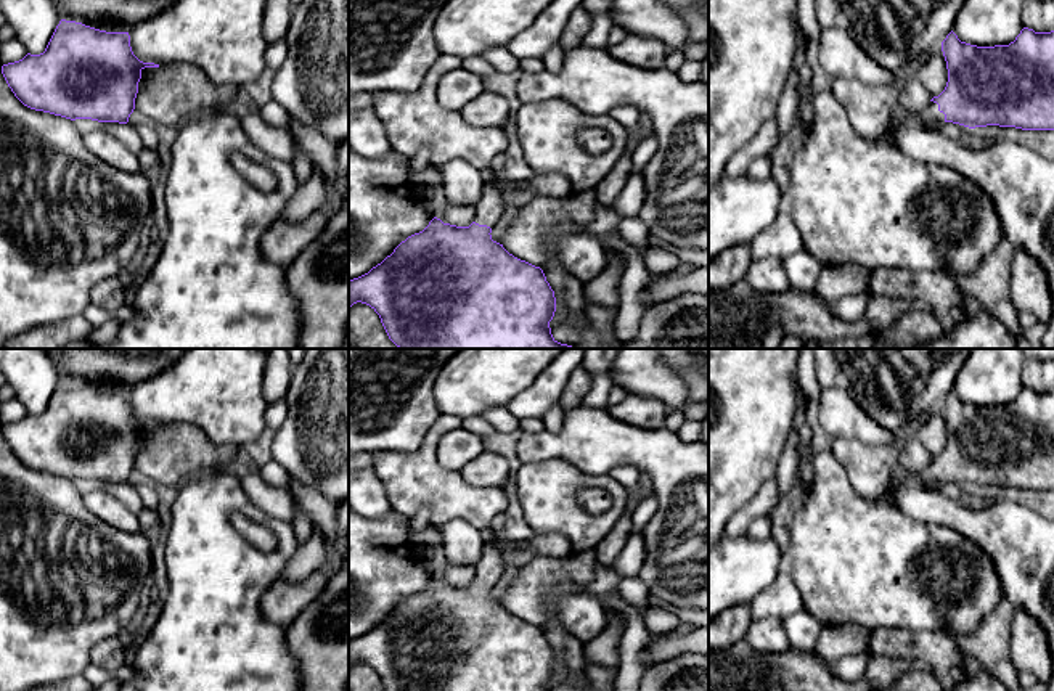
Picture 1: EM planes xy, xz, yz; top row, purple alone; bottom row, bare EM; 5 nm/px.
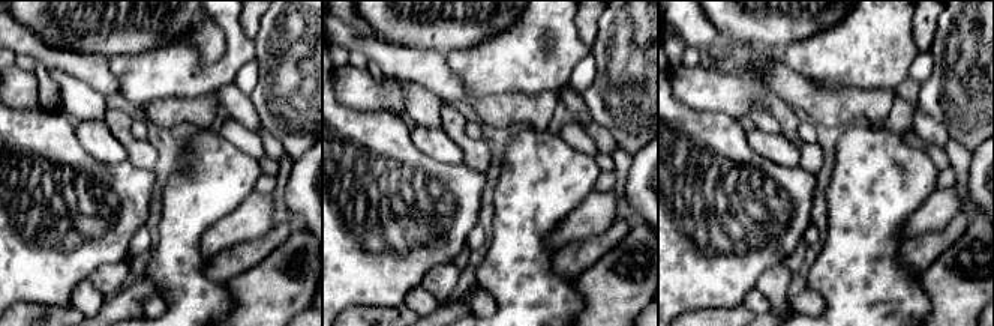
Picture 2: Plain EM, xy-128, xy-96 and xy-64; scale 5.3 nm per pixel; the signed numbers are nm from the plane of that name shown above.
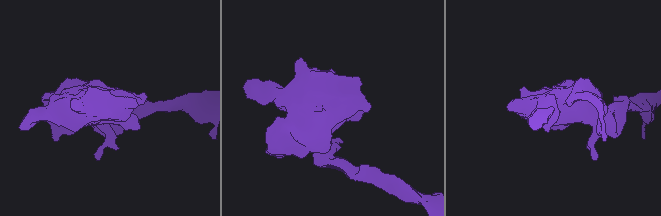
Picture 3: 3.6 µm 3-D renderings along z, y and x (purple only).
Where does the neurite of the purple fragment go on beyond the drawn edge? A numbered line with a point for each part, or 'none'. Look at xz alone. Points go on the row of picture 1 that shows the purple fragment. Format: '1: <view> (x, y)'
1: xz (489, 209)

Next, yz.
1: yz (931, 114)

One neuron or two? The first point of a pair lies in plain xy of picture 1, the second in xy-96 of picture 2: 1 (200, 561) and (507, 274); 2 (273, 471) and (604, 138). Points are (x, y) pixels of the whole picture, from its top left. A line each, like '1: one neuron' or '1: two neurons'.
1: one neuron
2: one neuron

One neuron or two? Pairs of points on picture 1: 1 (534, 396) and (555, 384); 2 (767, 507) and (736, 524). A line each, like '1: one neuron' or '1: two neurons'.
1: one neuron
2: one neuron

